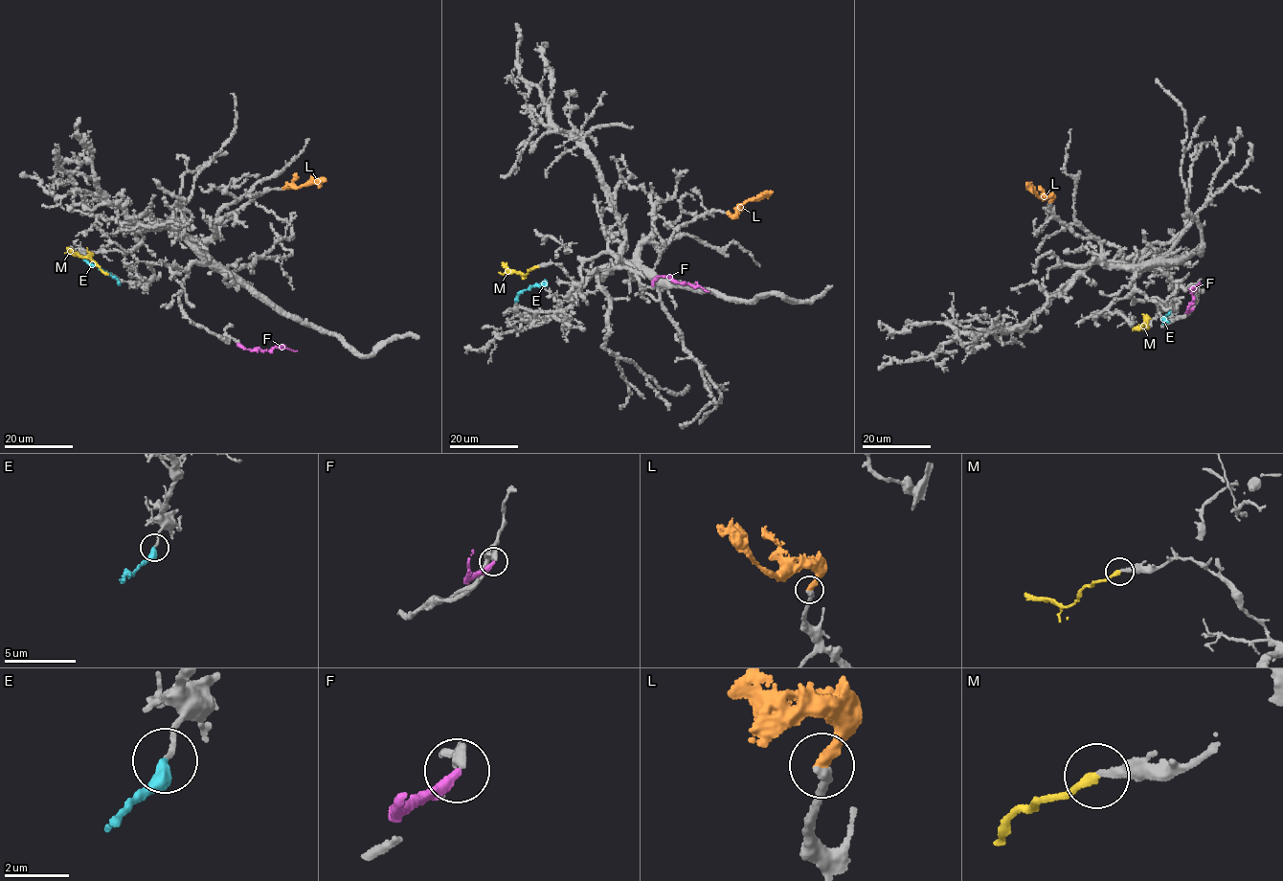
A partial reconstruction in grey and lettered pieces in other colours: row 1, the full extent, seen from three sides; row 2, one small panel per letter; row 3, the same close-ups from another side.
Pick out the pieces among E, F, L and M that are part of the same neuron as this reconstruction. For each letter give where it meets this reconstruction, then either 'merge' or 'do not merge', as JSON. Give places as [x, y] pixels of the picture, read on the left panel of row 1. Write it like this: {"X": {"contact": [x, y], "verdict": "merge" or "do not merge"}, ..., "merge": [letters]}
{"E": {"contact": [84, 258], "verdict": "merge"}, "F": {"contact": [237, 344], "verdict": "do not merge"}, "L": {"contact": [283, 189], "verdict": "do not merge"}, "M": {"contact": [107, 274], "verdict": "merge"}, "merge": ["E", "M"]}

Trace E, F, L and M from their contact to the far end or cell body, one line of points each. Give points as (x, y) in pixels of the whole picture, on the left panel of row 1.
E: (85, 258), (113, 276), (117, 282)
F: (237, 344), (246, 349), (267, 350), (284, 346), (296, 351)
L: (282, 189), (321, 183), (326, 178)
M: (108, 274), (89, 258), (75, 254), (67, 247)

